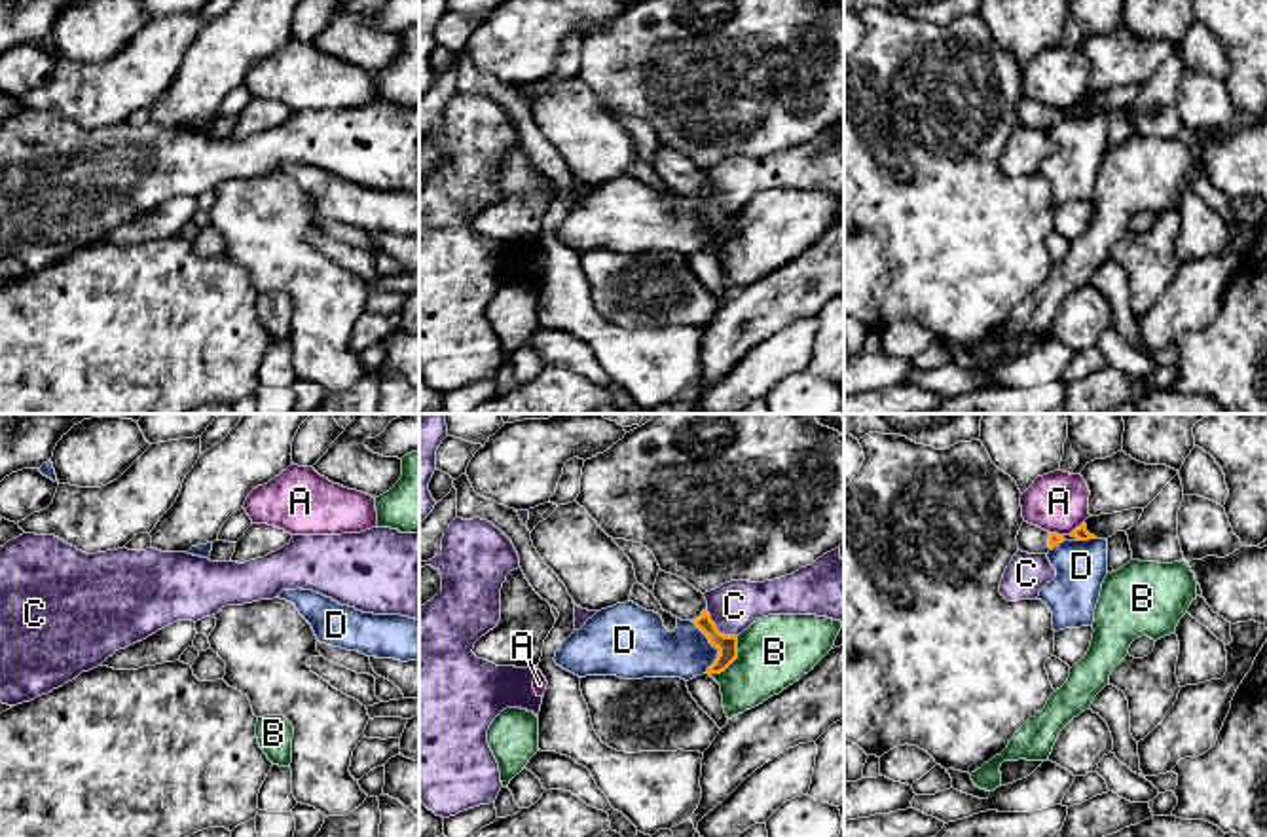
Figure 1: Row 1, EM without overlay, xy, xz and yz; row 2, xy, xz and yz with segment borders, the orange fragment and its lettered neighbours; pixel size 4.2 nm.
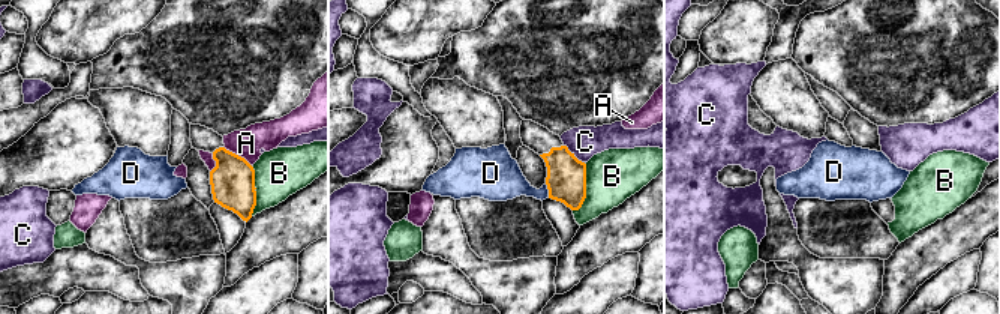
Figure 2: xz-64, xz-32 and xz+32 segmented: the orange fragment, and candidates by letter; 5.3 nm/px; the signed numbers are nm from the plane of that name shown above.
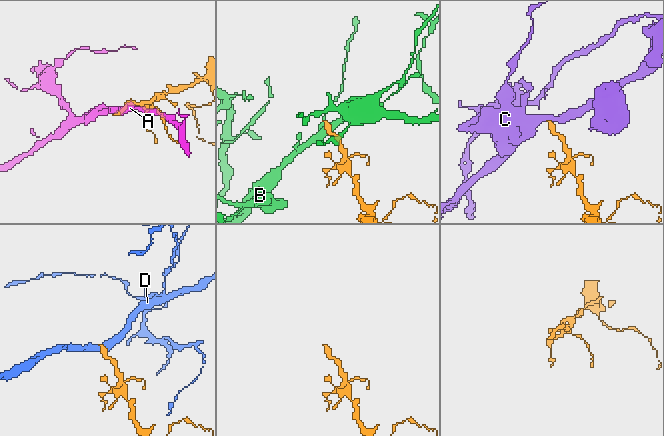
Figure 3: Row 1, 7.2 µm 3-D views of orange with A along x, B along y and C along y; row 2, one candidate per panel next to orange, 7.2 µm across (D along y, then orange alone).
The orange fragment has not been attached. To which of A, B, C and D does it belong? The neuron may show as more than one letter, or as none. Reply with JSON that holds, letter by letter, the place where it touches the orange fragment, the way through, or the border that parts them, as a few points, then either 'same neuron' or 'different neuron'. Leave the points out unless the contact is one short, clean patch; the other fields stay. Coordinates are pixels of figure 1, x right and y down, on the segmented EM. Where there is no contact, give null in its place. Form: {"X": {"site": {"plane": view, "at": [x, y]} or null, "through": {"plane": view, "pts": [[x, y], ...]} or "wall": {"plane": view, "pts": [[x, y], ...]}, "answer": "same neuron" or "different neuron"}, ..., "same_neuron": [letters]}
{"A": {"site": {"plane": "yz", "at": [1076, 528]}, "wall": {"plane": "yz", "pts": [[1083, 520], [1070, 532]]}, "answer": "different neuron"}, "B": {"site": {"plane": "xz", "at": [733, 661]}, "wall": {"plane": "xz", "pts": [[738, 636], [738, 655], [723, 670], [710, 674]]}, "answer": "different neuron"}, "C": {"site": {"plane": "xz", "at": [716, 629]}, "wall": {"plane": "xz", "pts": [[706, 610], [721, 632], [736, 636]]}, "answer": "different neuron"}, "D": {"site": {"plane": "xz", "at": [716, 646]}, "wall": {"plane": "xz", "pts": [[691, 621], [717, 650], [717, 657], [706, 672]]}, "answer": "different neuron"}, "same_neuron": []}

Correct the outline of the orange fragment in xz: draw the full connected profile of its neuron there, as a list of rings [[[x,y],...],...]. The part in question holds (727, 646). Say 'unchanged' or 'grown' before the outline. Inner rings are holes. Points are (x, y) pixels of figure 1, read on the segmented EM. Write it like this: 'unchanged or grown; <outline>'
grown; [[[660,569],[652,594],[664,611],[681,621],[692,621],[707,636],[709,643],[719,649],[715,662],[706,674],[721,674],[738,659],[738,636],[725,636],[717,630],[711,615],[706,611],[707,602],[704,594],[692,585]]]

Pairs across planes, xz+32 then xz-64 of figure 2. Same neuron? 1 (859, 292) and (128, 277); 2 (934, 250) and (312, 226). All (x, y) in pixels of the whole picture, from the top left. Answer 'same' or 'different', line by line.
1: different
2: same

